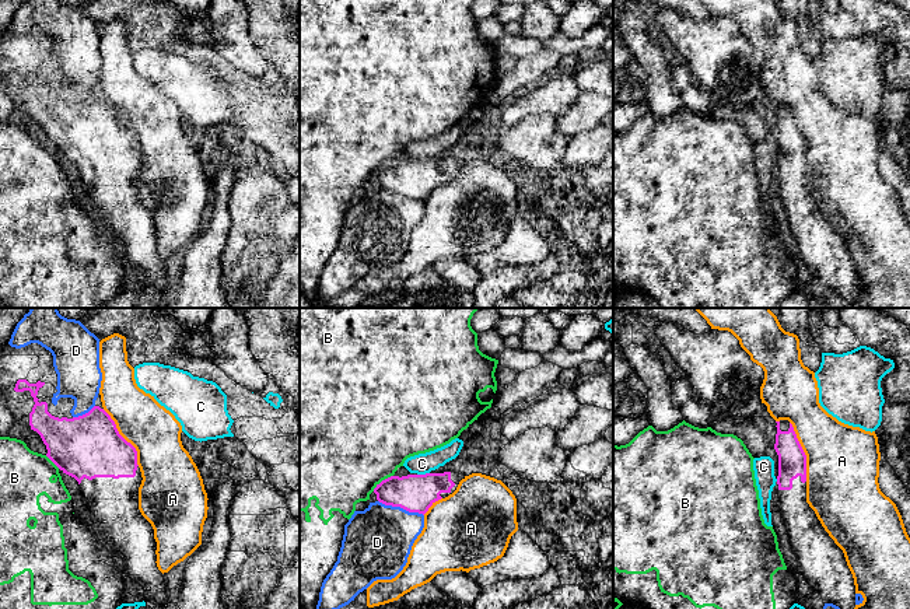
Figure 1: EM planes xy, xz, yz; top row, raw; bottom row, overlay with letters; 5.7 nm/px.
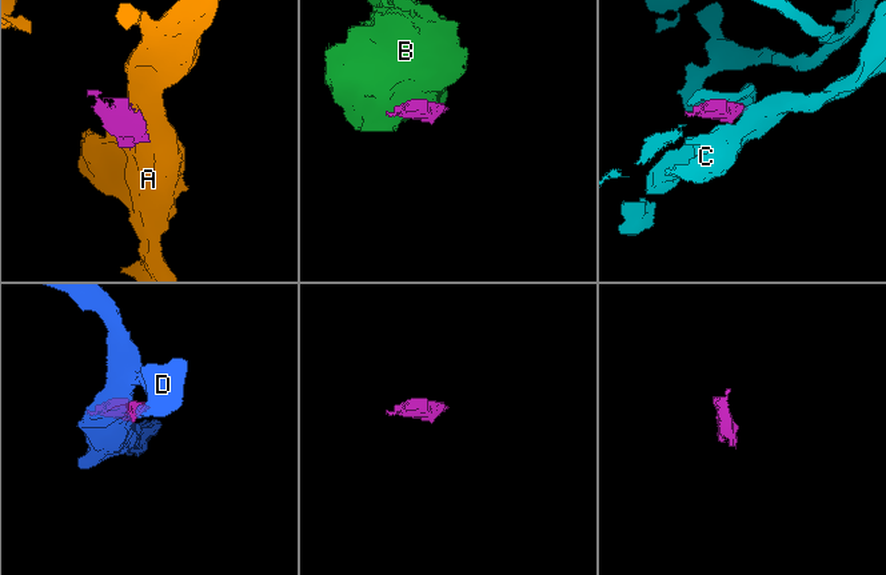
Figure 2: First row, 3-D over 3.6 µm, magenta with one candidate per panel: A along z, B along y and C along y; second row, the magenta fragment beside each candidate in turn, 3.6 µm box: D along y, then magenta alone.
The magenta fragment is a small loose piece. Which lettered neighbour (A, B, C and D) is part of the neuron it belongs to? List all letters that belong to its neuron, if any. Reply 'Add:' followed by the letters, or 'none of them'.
Add: none of them

